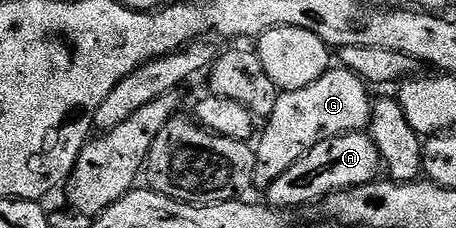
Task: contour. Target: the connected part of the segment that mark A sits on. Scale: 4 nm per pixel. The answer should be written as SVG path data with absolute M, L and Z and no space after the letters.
M368 133L337 134L333 138L323 140L311 148L279 180L275 180L267 187L268 205L276 206L279 210L292 211L293 206L305 206L308 202L320 203L328 194L334 194L337 190L350 190L356 186L366 186L374 181L382 169L381 157L377 146Z

